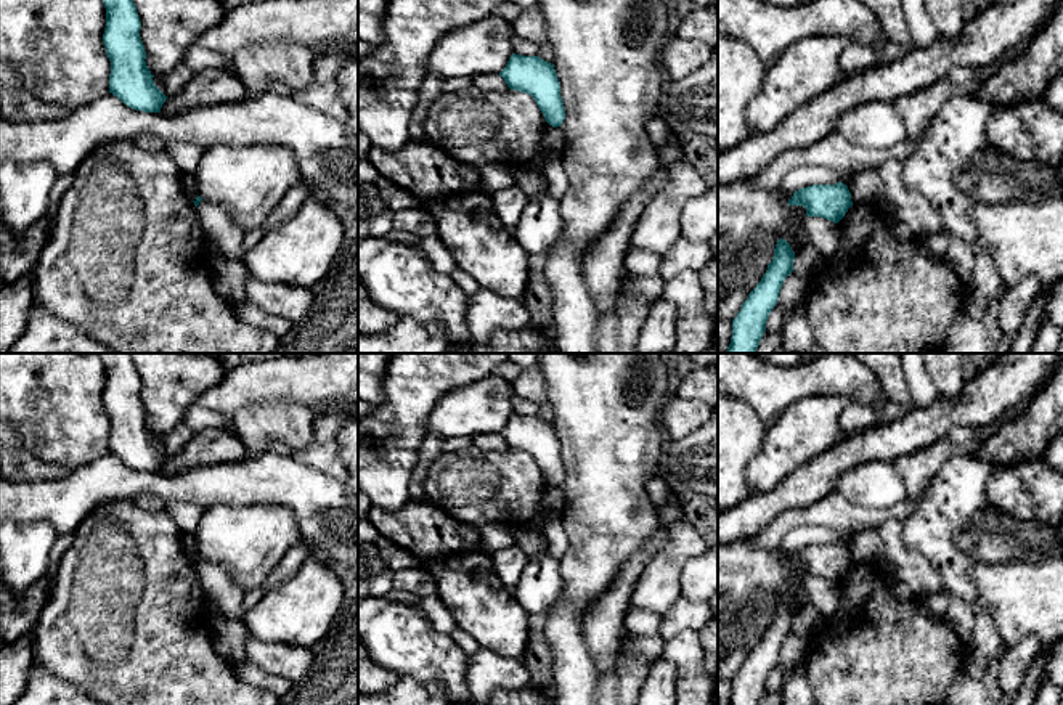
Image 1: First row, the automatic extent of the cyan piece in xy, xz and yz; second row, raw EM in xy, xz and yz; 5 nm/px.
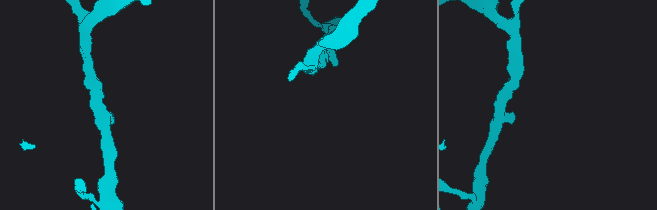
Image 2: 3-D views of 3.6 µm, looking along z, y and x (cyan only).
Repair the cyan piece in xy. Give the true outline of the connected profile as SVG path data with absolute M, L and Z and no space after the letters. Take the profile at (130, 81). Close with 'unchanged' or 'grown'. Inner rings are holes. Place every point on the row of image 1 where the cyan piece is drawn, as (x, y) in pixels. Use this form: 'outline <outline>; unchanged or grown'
outline M103 0L106 27L103 42L111 61L109 93L128 108L161 112L167 96L154 85L140 37L141 21L133 0Z; unchanged

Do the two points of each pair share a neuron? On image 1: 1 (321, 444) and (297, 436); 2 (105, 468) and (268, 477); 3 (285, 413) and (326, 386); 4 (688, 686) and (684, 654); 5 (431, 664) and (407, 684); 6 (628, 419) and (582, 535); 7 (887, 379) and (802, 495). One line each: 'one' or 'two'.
1: two
2: one
3: two
4: one
5: two
6: one
7: two

